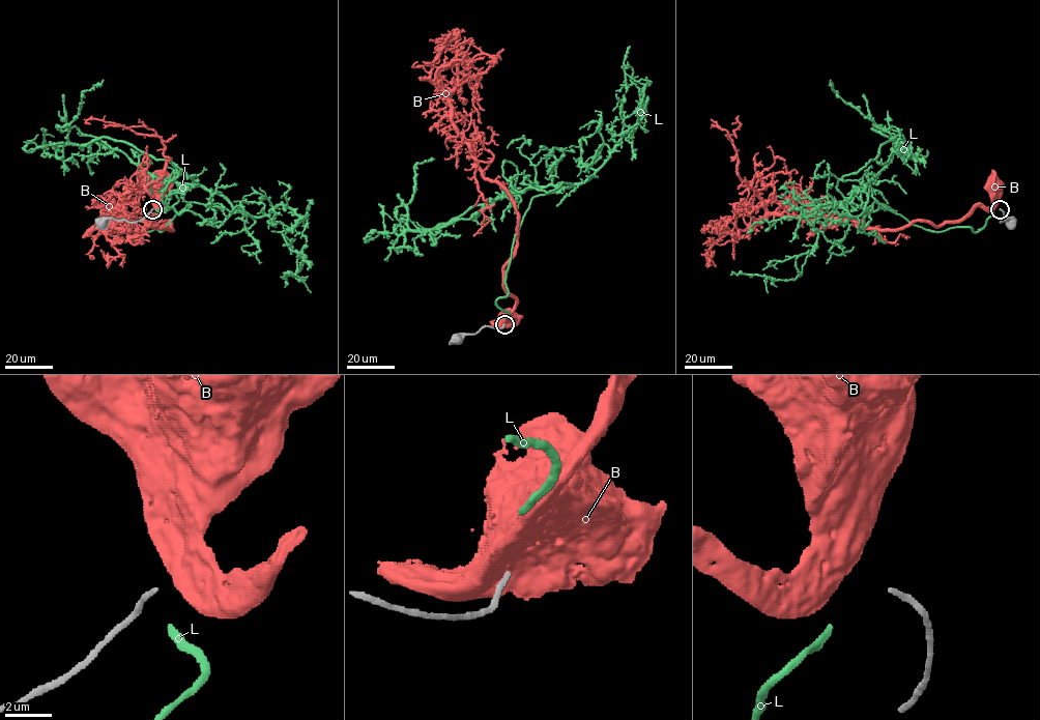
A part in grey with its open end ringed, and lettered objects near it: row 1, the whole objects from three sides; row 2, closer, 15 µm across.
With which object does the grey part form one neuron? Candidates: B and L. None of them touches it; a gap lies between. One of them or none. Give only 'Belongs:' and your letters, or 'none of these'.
Belongs: none of these

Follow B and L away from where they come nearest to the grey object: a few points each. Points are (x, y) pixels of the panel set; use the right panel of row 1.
B: (997, 206), (990, 190), (990, 184), (993, 186)
L: (993, 212), (977, 231), (937, 231), (875, 202), (866, 211), (864, 185), (899, 131), (879, 128), (830, 80)

